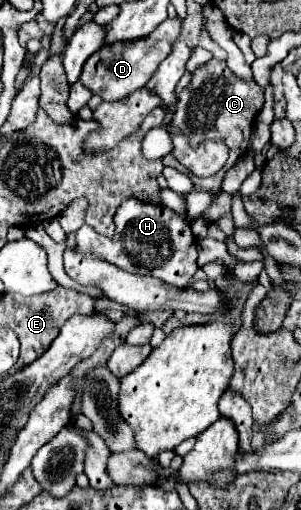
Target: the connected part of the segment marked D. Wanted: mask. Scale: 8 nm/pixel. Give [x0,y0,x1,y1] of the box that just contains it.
[79,17,183,101]

